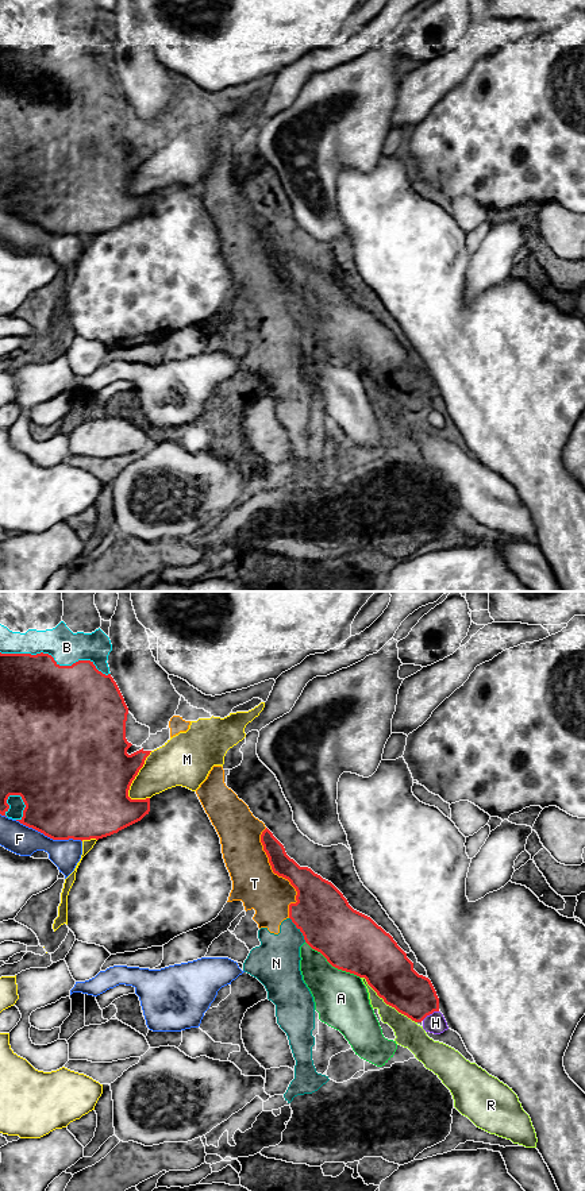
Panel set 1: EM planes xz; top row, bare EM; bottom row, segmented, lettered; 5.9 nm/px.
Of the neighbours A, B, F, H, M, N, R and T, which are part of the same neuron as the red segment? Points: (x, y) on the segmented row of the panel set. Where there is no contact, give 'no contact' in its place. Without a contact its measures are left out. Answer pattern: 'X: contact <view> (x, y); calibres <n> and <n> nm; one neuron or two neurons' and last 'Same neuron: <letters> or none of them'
A: contact xz (333, 966); calibres 360 and 320 nm; two neurons
B: contact xz (54, 660); calibres 480 and 190 nm; two neurons
F: contact xz (49, 836); calibres 480 and 180 nm; two neurons
H: contact xz (430, 1013); calibres 260 and 120 nm; two neurons
M: contact xz (137, 774); calibres 440 and 280 nm; two neurons
N: contact xz (297, 928); calibres 340 and 280 nm; two neurons
R: contact xz (388, 1003); calibres 280 and 160 nm; two neurons
T: contact xz (278, 875); calibres 220 and 260 nm; two neurons
Same neuron: none of them

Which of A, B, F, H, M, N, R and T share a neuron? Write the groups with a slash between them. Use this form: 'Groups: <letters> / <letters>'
Groups: A / B / F / H / M / N T / R

